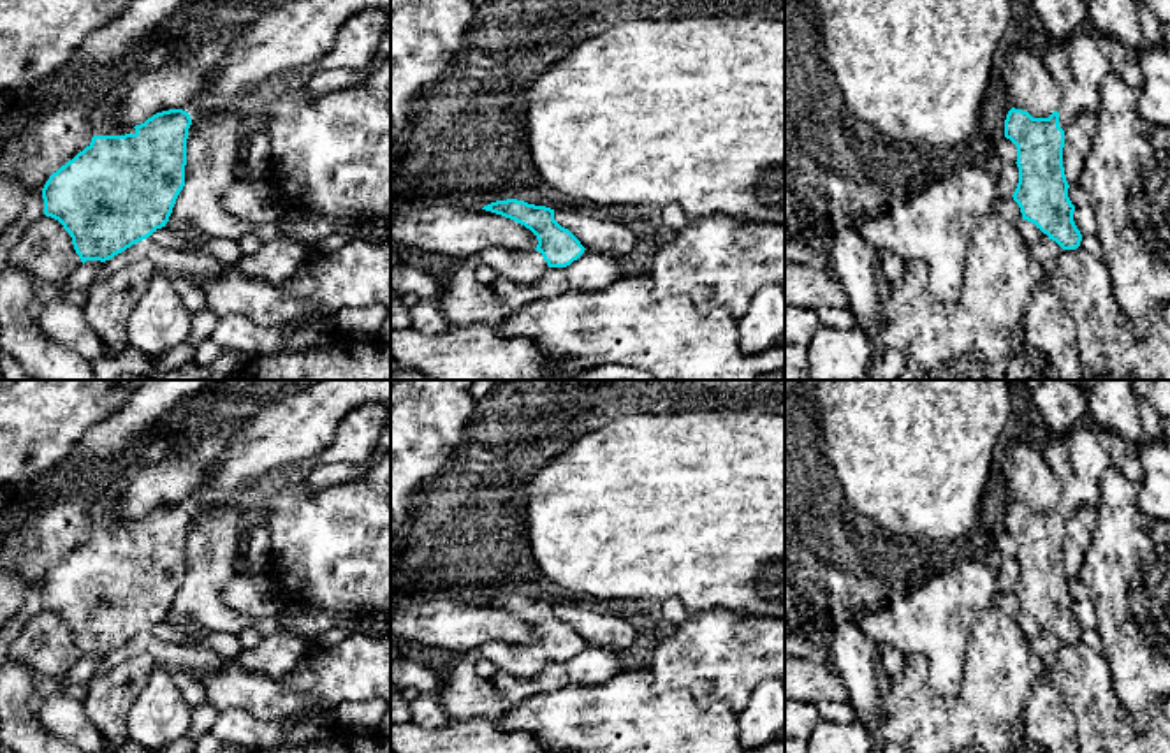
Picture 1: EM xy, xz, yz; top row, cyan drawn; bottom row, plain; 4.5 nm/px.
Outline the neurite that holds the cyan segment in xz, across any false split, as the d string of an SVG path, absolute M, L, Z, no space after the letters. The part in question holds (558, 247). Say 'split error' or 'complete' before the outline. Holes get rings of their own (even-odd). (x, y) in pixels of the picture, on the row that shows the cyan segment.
split error; M517 199L496 201L482 209L510 218L530 229L538 245L530 252L489 248L479 262L516 283L535 283L549 267L567 267L584 253L581 241L554 220L554 209Z

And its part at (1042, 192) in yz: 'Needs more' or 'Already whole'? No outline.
Needs more

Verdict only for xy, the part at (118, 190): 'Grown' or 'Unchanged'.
Grown

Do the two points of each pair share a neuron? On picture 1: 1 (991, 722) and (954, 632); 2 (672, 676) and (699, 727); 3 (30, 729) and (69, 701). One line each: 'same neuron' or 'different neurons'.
1: different neurons
2: different neurons
3: different neurons

